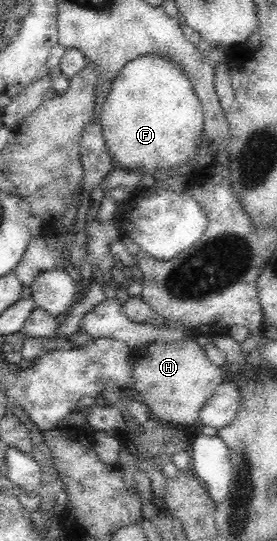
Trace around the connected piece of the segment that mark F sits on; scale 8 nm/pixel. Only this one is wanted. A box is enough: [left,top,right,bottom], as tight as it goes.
[99,54,204,178]

